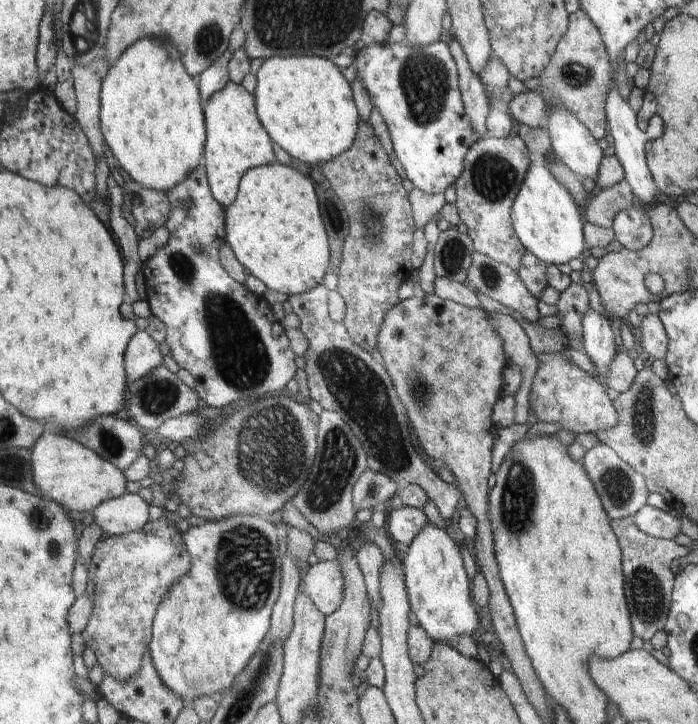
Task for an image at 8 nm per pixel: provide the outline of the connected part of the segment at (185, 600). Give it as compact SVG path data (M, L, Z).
M232 515L231 517L219 520L209 521L199 526L191 526L190 529L182 534L183 541L189 555L191 556L190 570L168 589L162 602L158 605L153 625L152 636L149 642L149 651L151 652L154 668L157 670L160 680L176 693L186 704L192 702L195 698L202 695L207 697L217 697L221 693L230 689L236 677L244 670L249 660L259 651L260 643L268 636L271 625L271 614L274 603L279 597L281 589L281 564L283 558L278 551L278 540L281 536L281 525L269 520L269 518L258 515Z

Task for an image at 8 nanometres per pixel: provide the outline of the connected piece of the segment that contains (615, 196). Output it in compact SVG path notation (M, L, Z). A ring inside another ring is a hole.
M624 178L617 185L601 190L598 195L594 196L591 204L586 207L585 215L593 225L610 229L619 212L637 204L634 193Z

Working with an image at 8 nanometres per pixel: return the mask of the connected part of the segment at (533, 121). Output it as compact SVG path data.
M528 91L515 95L508 105L510 112L521 125L529 126L533 129L545 128L547 114L547 104L543 96L537 91Z

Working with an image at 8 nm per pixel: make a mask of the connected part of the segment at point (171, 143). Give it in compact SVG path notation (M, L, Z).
M142 38L109 68L101 82L99 121L119 166L145 189L166 193L202 164L206 123L198 85L166 40Z

